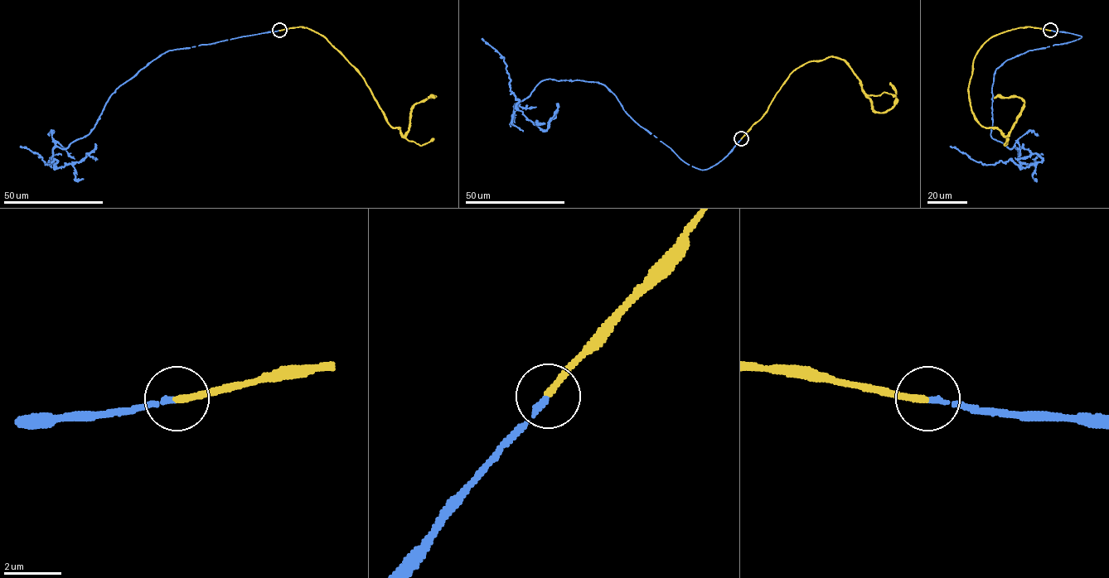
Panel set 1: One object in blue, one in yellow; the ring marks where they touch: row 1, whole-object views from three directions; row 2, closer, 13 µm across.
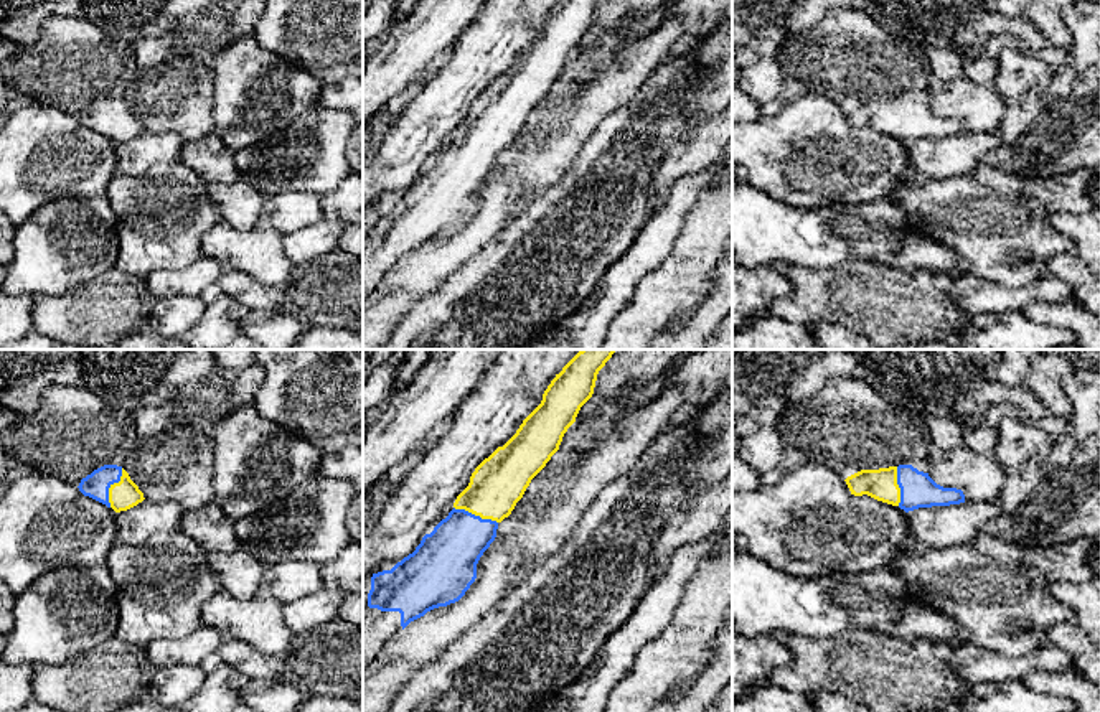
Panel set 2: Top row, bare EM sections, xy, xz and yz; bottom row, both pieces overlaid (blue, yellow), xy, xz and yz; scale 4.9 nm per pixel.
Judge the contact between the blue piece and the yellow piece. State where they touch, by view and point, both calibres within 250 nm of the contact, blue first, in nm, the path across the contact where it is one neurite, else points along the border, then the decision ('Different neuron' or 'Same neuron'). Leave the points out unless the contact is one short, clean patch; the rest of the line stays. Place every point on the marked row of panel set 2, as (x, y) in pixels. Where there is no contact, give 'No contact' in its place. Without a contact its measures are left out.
Touches blue at xy (109, 487). Thickness 130 nm (blue) against 140 nm. Path across: xy (96, 485), (109, 487), (124, 495). Same neuron

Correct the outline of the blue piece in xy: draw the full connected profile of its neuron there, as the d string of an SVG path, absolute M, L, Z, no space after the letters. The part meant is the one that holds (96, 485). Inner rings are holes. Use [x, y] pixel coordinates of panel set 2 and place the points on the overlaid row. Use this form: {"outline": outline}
{"outline": "M104 465L81 480L79 491L115 513L127 511L142 503L143 493L130 480L129 473L117 465Z"}

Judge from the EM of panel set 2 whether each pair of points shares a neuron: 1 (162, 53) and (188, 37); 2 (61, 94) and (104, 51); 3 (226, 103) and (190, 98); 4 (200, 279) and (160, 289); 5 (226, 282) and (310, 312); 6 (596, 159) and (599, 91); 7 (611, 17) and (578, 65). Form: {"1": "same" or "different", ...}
{"1": "different", "2": "same", "3": "different", "4": "same", "5": "same", "6": "different", "7": "different"}

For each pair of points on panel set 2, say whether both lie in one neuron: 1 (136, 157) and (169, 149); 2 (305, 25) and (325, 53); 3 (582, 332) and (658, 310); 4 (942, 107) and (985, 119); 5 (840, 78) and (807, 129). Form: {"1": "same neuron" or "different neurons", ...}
{"1": "same neuron", "2": "same neuron", "3": "different neurons", "4": "same neuron", "5": "different neurons"}

